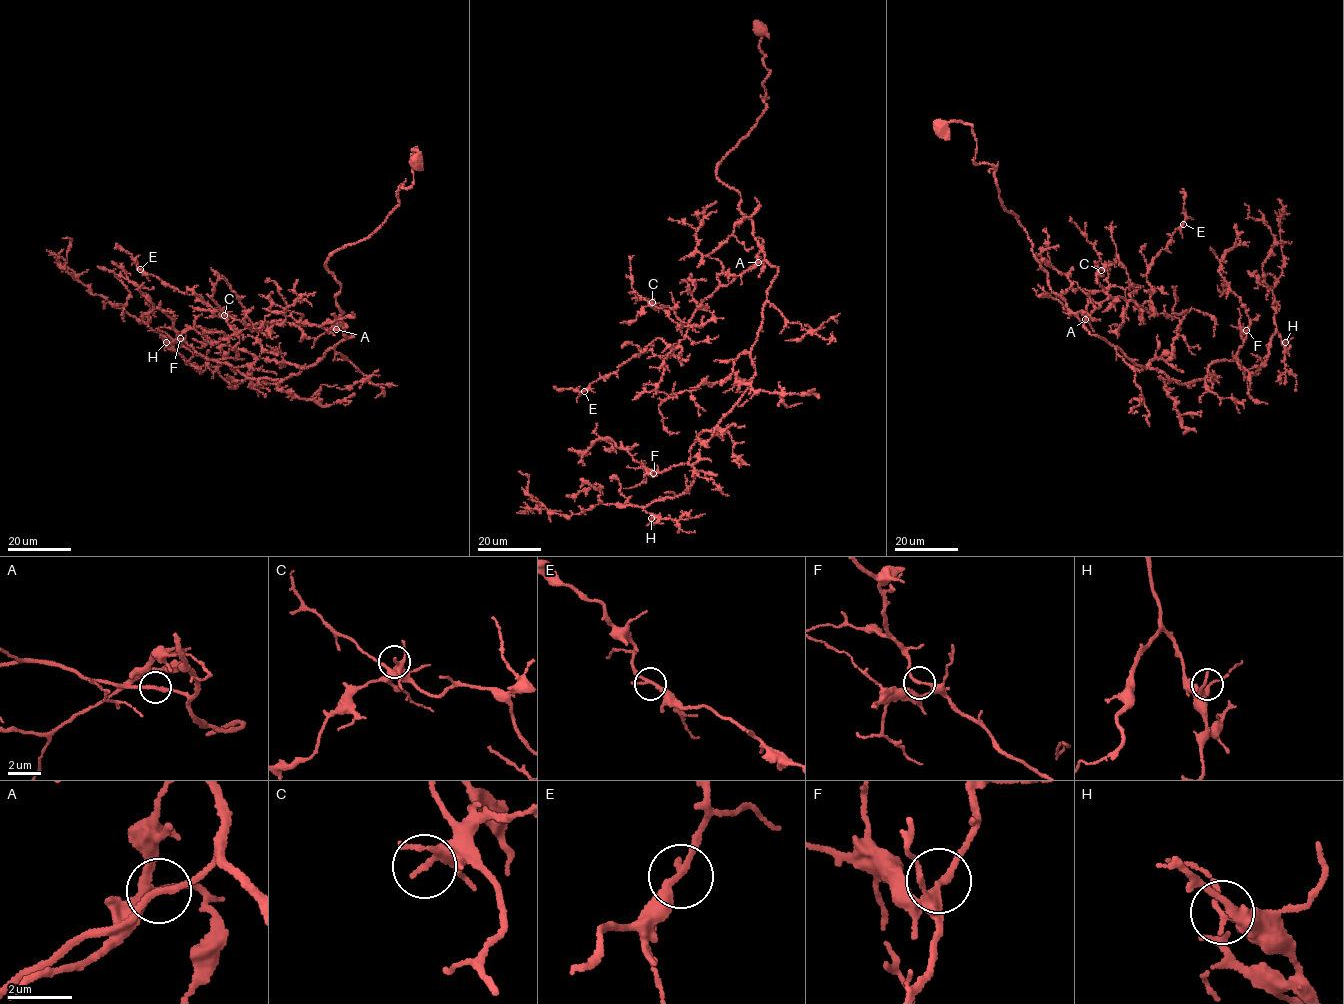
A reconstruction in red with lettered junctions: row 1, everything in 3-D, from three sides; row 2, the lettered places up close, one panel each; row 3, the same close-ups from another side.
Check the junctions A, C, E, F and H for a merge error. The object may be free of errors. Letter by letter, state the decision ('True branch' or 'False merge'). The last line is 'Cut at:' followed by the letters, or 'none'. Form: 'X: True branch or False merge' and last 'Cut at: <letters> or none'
A: True branch
C: True branch
E: True branch
F: True branch
H: True branch
Cut at: none

